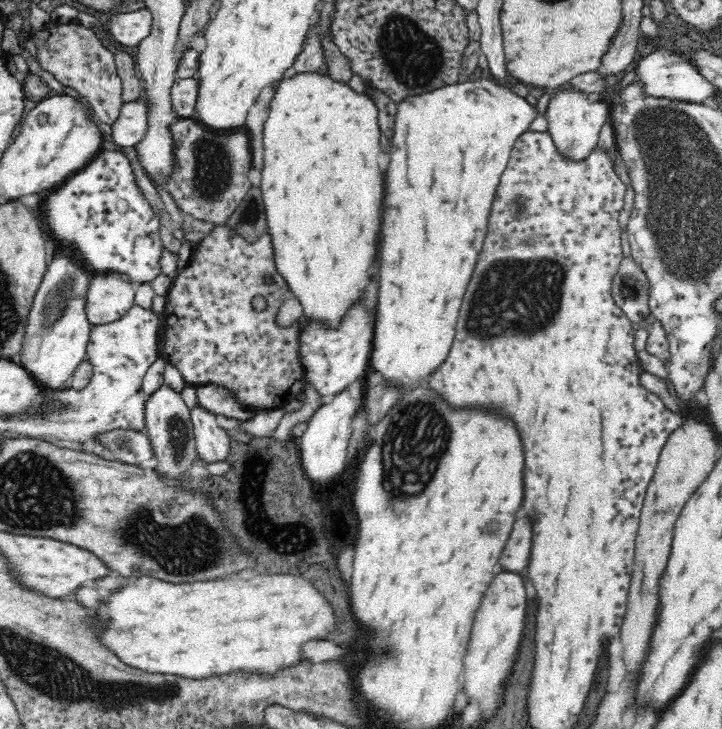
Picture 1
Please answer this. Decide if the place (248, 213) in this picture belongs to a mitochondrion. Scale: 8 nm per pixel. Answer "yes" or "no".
yes

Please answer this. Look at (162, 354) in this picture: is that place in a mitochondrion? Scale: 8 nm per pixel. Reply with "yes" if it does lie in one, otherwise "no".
no

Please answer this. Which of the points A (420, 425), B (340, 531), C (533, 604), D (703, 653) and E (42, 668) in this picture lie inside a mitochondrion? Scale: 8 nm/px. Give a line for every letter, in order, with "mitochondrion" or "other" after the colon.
A: mitochondrion
B: other
C: other
D: other
E: mitochondrion

